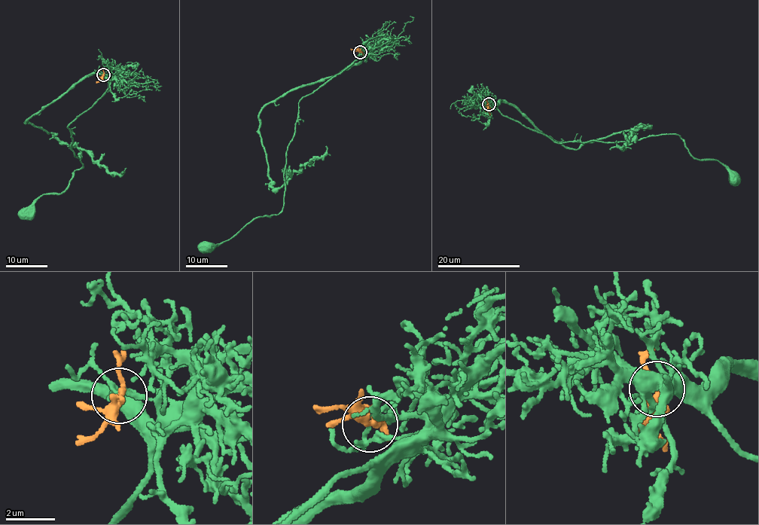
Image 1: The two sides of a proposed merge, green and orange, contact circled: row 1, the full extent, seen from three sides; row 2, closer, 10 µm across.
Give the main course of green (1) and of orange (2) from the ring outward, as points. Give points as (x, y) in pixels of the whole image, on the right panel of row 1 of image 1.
1: (489, 104), (559, 142), (632, 141), (671, 133), (679, 136), (693, 157), (720, 162), (735, 179)
2: (489, 104), (489, 114)

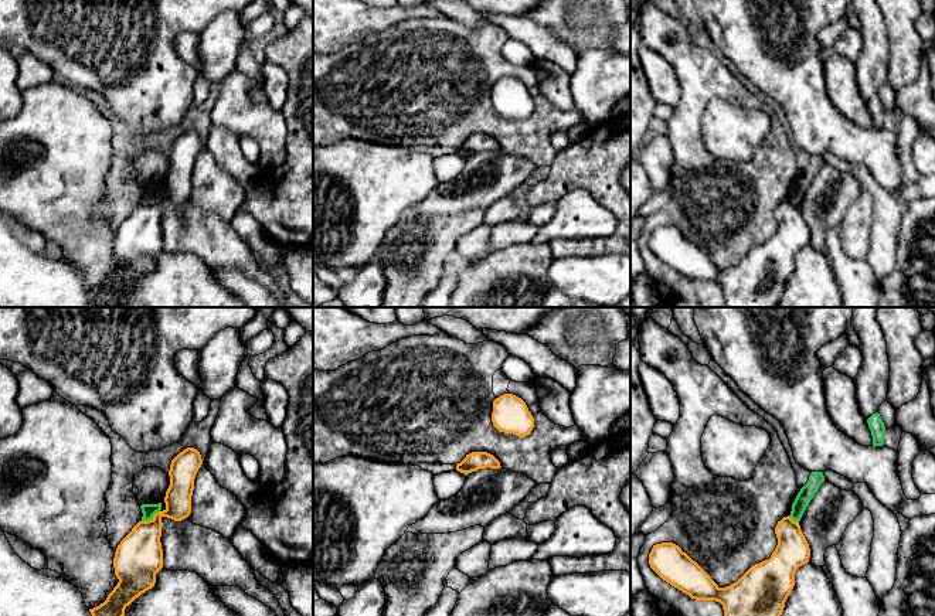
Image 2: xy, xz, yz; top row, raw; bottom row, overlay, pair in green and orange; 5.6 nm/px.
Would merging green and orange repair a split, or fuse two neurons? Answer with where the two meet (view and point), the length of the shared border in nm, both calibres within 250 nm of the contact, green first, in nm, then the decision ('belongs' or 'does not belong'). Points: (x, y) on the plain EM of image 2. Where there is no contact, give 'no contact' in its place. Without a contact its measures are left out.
xy (150, 201) | 120 nm | 80/280 nm | does not belong

